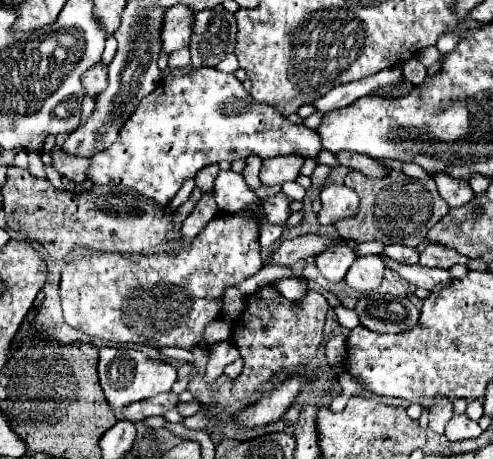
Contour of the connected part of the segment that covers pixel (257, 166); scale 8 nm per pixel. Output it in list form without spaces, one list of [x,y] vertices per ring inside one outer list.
[[[250,155],[246,158],[246,166],[242,171],[242,175],[248,177],[248,186],[250,186],[252,190],[256,190],[258,186],[262,185],[259,178],[261,166],[262,159],[258,156]]]

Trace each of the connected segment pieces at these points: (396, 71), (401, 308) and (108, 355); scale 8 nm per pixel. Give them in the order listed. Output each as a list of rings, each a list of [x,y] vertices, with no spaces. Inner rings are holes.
[[[394,66],[394,68],[388,68],[384,72],[378,72],[376,76],[368,76],[364,80],[356,80],[356,82],[336,86],[328,94],[324,94],[320,100],[316,100],[312,106],[316,108],[316,112],[326,114],[326,112],[350,106],[354,100],[368,96],[368,94],[374,94],[376,90],[380,90],[386,84],[396,82],[398,78],[400,78],[400,68]]]
[[[368,294],[356,300],[354,312],[360,324],[378,334],[400,334],[418,324],[420,310],[408,298],[390,294]]]
[[[100,348],[98,358],[98,378],[104,390],[108,404],[118,410],[132,402],[140,402],[152,398],[162,392],[170,392],[172,384],[176,382],[176,368],[162,360],[152,360],[140,350],[130,348]]]

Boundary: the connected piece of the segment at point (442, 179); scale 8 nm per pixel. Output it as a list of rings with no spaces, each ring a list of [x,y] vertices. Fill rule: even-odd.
[[[436,174],[434,182],[438,186],[438,194],[448,202],[448,206],[458,208],[468,204],[474,198],[474,192],[470,188],[470,184],[464,184],[464,180],[456,180],[456,178],[448,178],[448,174]]]

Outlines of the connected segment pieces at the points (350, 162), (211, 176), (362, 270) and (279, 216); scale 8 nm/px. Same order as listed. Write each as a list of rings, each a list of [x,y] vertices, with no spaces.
[[[340,152],[340,156],[336,156],[338,162],[342,166],[348,166],[356,172],[362,172],[366,176],[372,176],[372,178],[384,178],[388,176],[390,168],[386,168],[384,164],[380,164],[378,160],[370,158],[370,156],[364,156],[364,154],[352,154],[352,152]]]
[[[210,164],[208,168],[202,168],[202,170],[196,174],[196,178],[194,178],[196,188],[202,190],[202,192],[212,192],[212,188],[214,188],[214,180],[216,180],[218,172],[220,172],[218,164]]]
[[[362,256],[362,258],[356,258],[352,268],[348,270],[348,274],[344,276],[344,282],[360,292],[360,294],[368,294],[368,292],[374,292],[382,280],[384,280],[384,262],[380,260],[380,256]]]
[[[278,192],[274,196],[264,198],[262,200],[262,214],[266,216],[268,222],[284,226],[284,222],[292,214],[292,210],[290,210],[290,198],[284,192]]]

